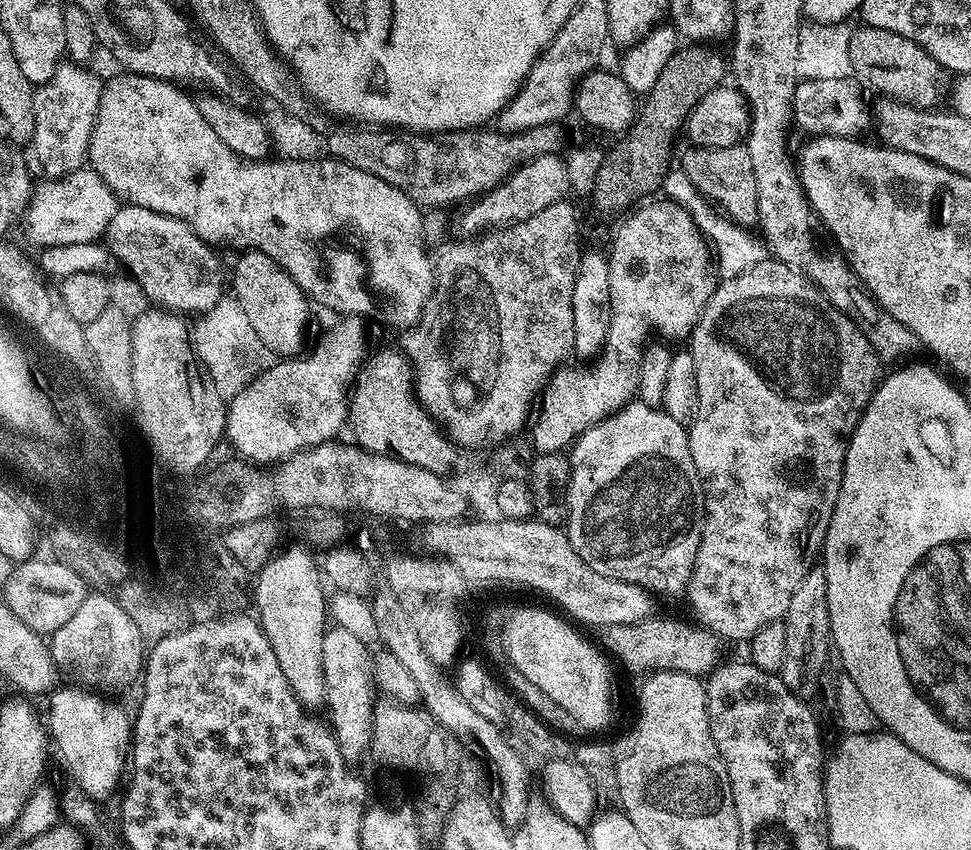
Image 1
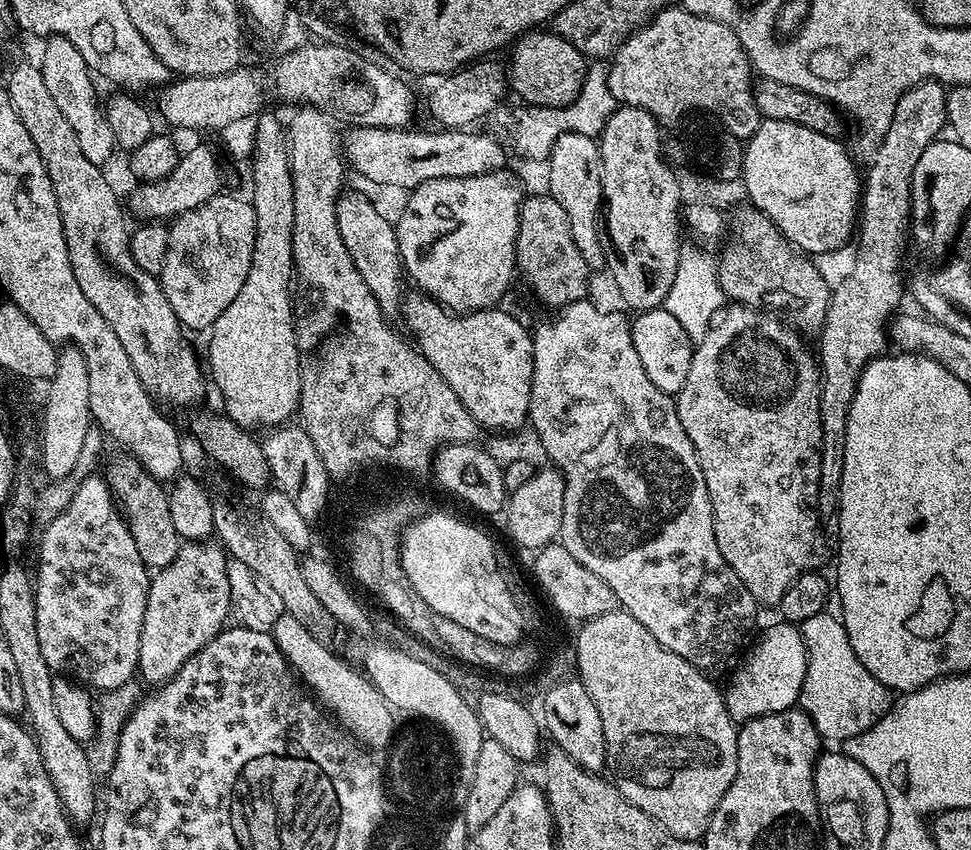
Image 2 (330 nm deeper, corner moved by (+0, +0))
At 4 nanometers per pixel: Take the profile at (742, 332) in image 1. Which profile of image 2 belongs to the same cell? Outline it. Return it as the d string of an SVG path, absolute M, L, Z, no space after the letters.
M729 303L718 309L714 318L710 318L710 326L704 337L693 347L690 370L686 373L686 383L682 390L675 393L674 399L678 410L678 419L682 422L682 430L686 430L686 438L694 446L698 454L698 462L702 466L702 478L706 478L706 490L710 494L710 506L714 514L714 538L718 538L718 550L722 550L722 558L742 578L742 586L750 590L757 605L779 605L782 594L803 572L810 572L821 567L824 555L829 555L830 548L824 545L824 532L820 529L822 519L818 510L819 474L822 461L822 414L819 412L821 389L821 371L817 357L803 344L801 333L789 326L783 319L775 320L767 316L767 311L756 306Z

